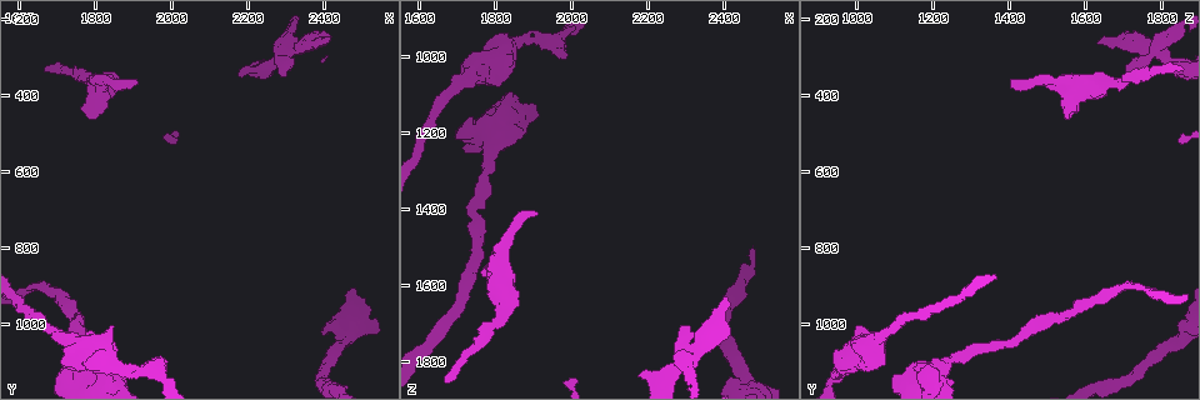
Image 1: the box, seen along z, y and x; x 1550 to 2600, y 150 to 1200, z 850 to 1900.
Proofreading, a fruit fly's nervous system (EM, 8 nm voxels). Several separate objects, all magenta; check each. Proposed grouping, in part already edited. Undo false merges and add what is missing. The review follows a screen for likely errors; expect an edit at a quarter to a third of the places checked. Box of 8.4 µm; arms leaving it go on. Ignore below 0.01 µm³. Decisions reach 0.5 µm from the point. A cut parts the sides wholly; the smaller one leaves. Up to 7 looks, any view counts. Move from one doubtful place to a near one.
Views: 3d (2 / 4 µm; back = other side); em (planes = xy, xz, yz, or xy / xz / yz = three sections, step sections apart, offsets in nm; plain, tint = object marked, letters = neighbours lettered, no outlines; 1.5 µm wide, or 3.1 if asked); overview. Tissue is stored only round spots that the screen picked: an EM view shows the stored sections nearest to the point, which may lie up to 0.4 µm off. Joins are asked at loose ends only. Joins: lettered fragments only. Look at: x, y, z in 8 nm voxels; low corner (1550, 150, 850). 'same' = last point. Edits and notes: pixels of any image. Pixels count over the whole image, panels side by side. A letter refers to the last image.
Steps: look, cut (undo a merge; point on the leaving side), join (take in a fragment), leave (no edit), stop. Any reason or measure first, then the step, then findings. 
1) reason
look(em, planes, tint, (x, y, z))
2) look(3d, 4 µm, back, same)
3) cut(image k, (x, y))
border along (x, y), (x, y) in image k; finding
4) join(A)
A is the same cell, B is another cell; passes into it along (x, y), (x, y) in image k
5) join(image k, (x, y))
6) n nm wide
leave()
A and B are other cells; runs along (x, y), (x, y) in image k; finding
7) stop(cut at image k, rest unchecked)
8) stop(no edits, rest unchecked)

thick end
look(em, planes, letters, (1775, 455, 1560))

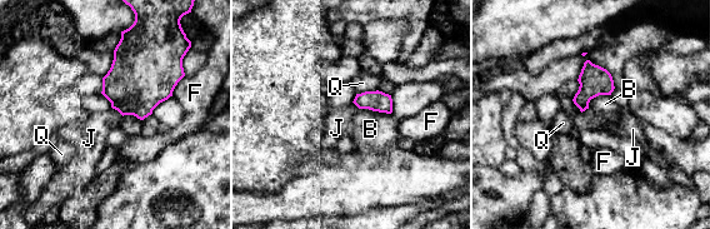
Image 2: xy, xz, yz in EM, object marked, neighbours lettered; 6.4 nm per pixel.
leave()
B, F, J and Q are other cells; border along (111, 106), (123, 115) in image 2; none of them fits

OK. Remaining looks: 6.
narrows sharply
look(em, yz, step 4, tint, (1630, 915, 1755))

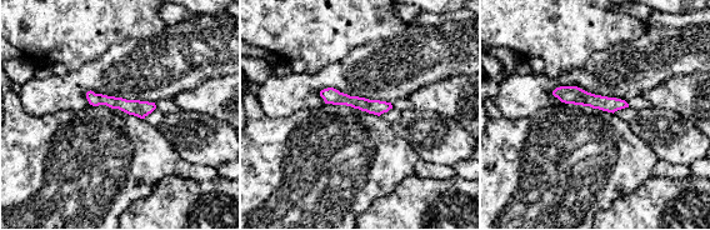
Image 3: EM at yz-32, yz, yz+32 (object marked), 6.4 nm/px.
cut it another way
look(em, planes, letters, same)

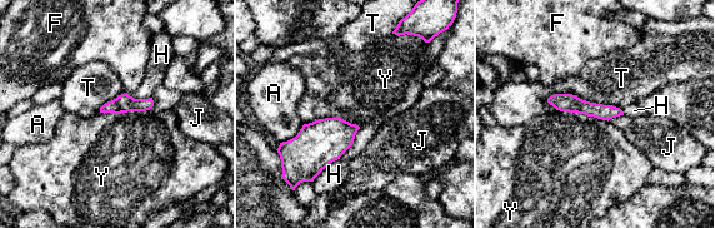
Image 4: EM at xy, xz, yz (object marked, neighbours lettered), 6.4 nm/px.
leave()
A, F, H, J, T and Y are other cells; runs along (551, 100), (600, 112), (618, 112) in image 4; continuous, no second cell

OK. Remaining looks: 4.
look(em, planes, letters, (1915, 370, 1410))

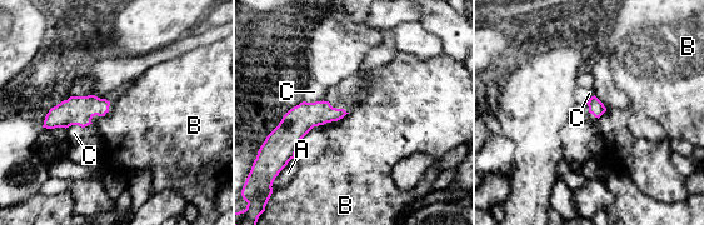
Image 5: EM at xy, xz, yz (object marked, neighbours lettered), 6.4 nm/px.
leave()
A, B and C are other cells; none of them fits

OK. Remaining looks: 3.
stop(no edits, rest unchecked)

